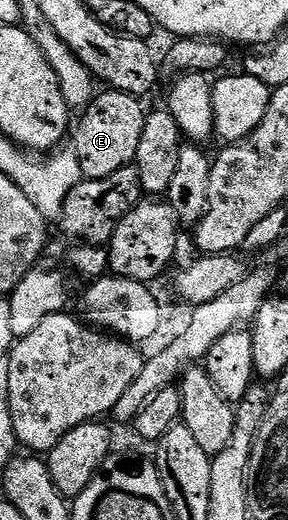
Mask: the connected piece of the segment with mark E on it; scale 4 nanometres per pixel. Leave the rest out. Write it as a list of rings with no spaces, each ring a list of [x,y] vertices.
[[[108,88],[97,93],[92,103],[83,107],[81,114],[84,115],[80,123],[74,126],[74,149],[85,179],[105,178],[118,172],[118,168],[126,168],[135,163],[146,117],[146,109],[140,102],[143,101],[137,95]]]

